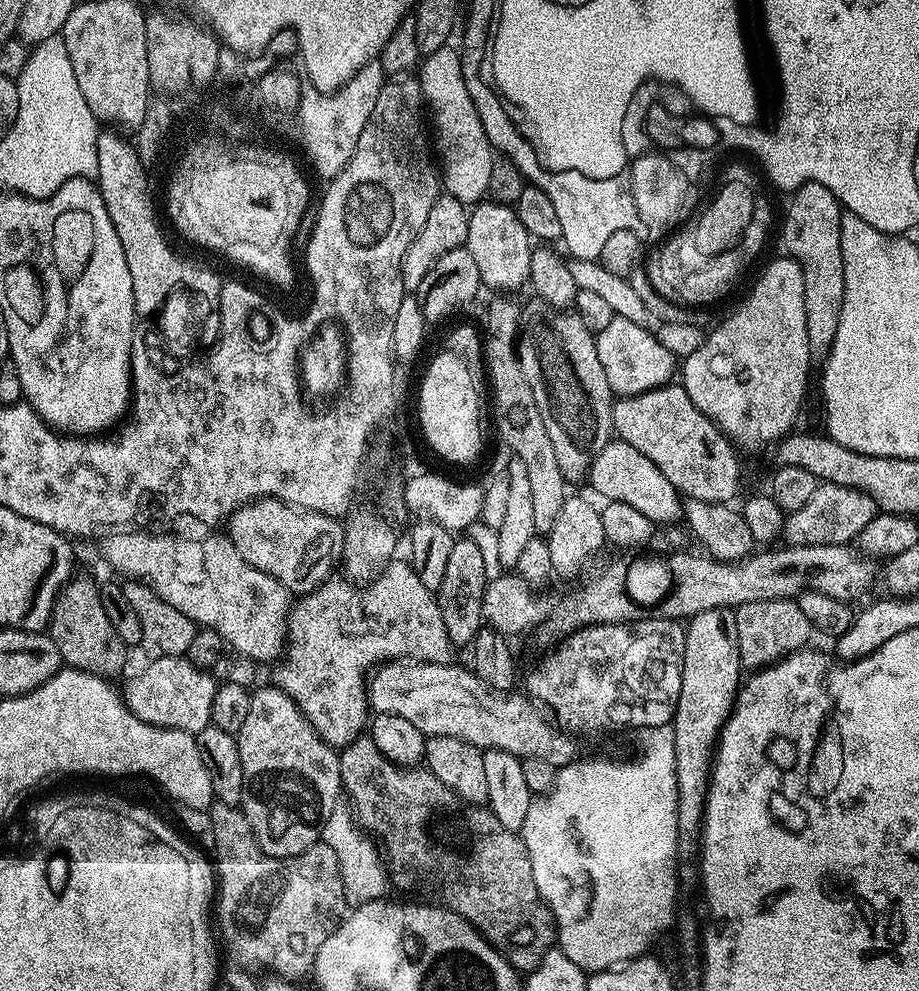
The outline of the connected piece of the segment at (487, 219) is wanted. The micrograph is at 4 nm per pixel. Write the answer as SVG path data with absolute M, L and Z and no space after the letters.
M480 202L469 211L470 230L468 231L468 243L475 264L478 266L481 285L488 284L492 290L512 290L508 288L520 288L529 283L530 258L534 241L528 235L526 226L518 218L515 207L498 204L495 202Z

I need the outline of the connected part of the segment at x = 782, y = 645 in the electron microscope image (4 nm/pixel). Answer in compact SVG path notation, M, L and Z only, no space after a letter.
M795 599L746 602L735 609L738 630L738 654L740 667L744 670L769 668L791 652L801 651L814 636L810 618L798 610Z

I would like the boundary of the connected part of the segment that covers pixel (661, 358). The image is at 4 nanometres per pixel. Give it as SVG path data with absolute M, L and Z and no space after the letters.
M613 315L610 326L595 333L595 338L598 362L602 362L602 370L606 370L606 378L617 397L641 396L643 392L664 387L675 377L672 376L675 372L677 375L677 357L672 356L666 347L662 346L655 331Z

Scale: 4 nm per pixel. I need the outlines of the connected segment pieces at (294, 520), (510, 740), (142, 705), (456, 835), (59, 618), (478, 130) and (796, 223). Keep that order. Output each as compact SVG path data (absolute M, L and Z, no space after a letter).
M275 498L242 505L228 517L226 535L250 566L270 574L292 594L322 587L335 573L332 571L338 568L344 554L344 524L339 519L322 512L305 512Z
M385 662L367 681L368 707L373 713L398 714L398 718L407 718L422 730L425 738L462 738L462 742L470 742L470 746L481 750L504 750L529 761L545 760L555 766L571 764L577 759L576 744L572 741L575 739L553 726L549 717L527 695L491 691L476 677L475 671L459 668L458 664Z
M184 656L148 660L145 665L122 688L124 704L135 716L159 728L173 728L193 734L210 727L214 694L218 687L218 680L212 677L211 671L194 666Z
M361 734L357 736L354 742L339 749L338 755L340 757L340 782L343 791L346 793L347 799L348 796L352 799L350 808L355 819L369 833L376 832L377 837L375 836L375 839L382 845L382 856L386 861L386 871L390 877L391 887L401 888L404 892L421 892L424 895L421 897L431 898L454 914L466 918L466 922L473 924L512 963L517 973L527 974L535 970L538 962L542 962L545 954L556 944L556 921L552 918L551 910L544 905L544 899L538 894L538 886L534 886L534 870L530 866L530 854L526 850L523 839L517 833L506 830L506 826L502 826L502 822L498 822L498 818L494 818L494 814L489 812L487 807L468 804L462 798L455 796L449 788L442 786L442 782L438 782L438 778L434 778L434 774L428 771L427 767L400 768L398 765L390 763L382 754L382 750L378 750L378 746L374 746L371 735Z
M73 575L64 585L54 602L46 632L52 637L54 646L58 646L58 654L62 654L67 667L77 668L86 674L116 678L128 664L129 645L124 644L122 638L118 638L114 625L106 615L100 597L100 584L88 576Z
M449 43L427 53L419 65L418 79L424 94L424 103L430 113L431 127L432 124L436 127L434 148L438 153L443 191L449 196L458 198L458 202L472 206L487 197L494 149L482 126L482 118L470 98L470 90L466 90L460 61L461 53L457 49L455 52L454 48Z
M806 182L791 193L792 201L784 212L784 248L797 260L806 282L806 334L813 358L827 357L834 334L838 334L838 318L842 318L842 298L846 290L842 238L840 237L840 200L826 186Z

